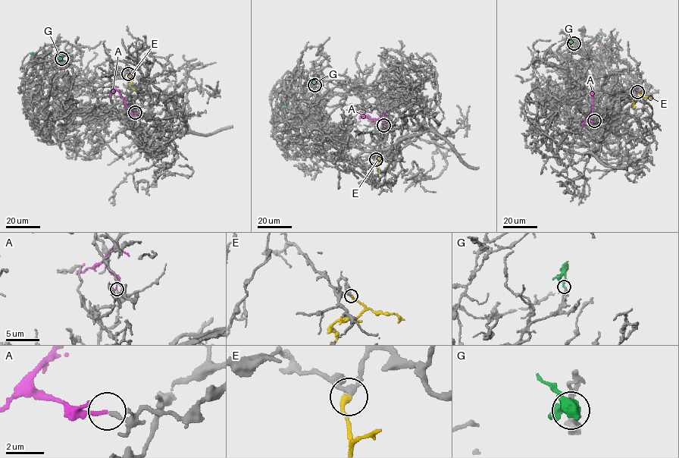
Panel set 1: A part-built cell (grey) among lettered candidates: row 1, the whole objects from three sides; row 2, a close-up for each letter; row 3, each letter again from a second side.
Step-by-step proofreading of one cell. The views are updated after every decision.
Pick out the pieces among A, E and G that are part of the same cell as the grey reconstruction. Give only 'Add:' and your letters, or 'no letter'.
Add: A, E

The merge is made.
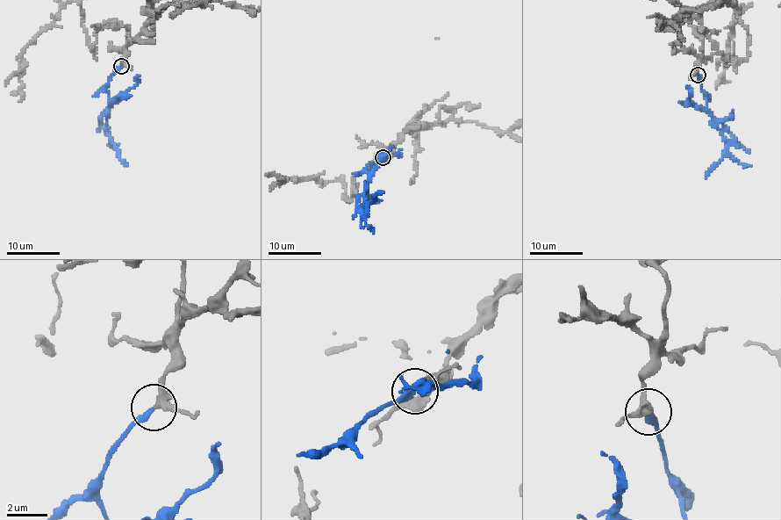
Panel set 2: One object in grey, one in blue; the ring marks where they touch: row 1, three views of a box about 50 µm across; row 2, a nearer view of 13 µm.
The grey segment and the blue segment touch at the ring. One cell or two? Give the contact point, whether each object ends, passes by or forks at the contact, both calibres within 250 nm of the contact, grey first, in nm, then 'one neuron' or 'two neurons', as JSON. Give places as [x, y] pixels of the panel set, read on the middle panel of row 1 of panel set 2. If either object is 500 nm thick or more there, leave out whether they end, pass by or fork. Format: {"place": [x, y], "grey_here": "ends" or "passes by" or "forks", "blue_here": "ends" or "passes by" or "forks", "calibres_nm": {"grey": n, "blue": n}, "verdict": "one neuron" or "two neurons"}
{"place": [383, 157], "grey_here": "passes by", "blue_here": "ends", "calibres_nm": {"grey": 320, "blue": 280}, "verdict": "one neuron"}

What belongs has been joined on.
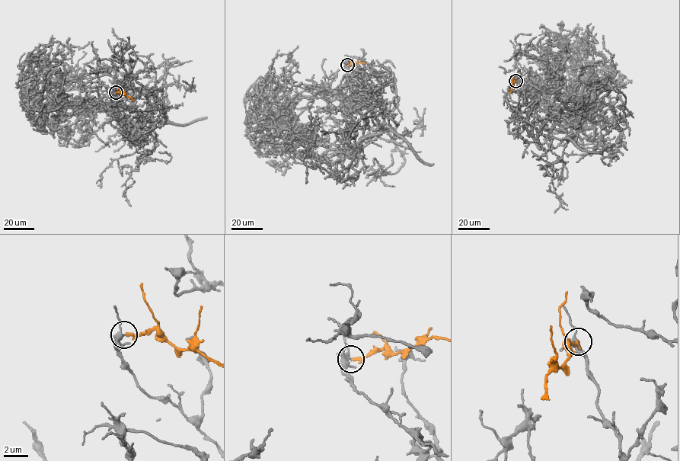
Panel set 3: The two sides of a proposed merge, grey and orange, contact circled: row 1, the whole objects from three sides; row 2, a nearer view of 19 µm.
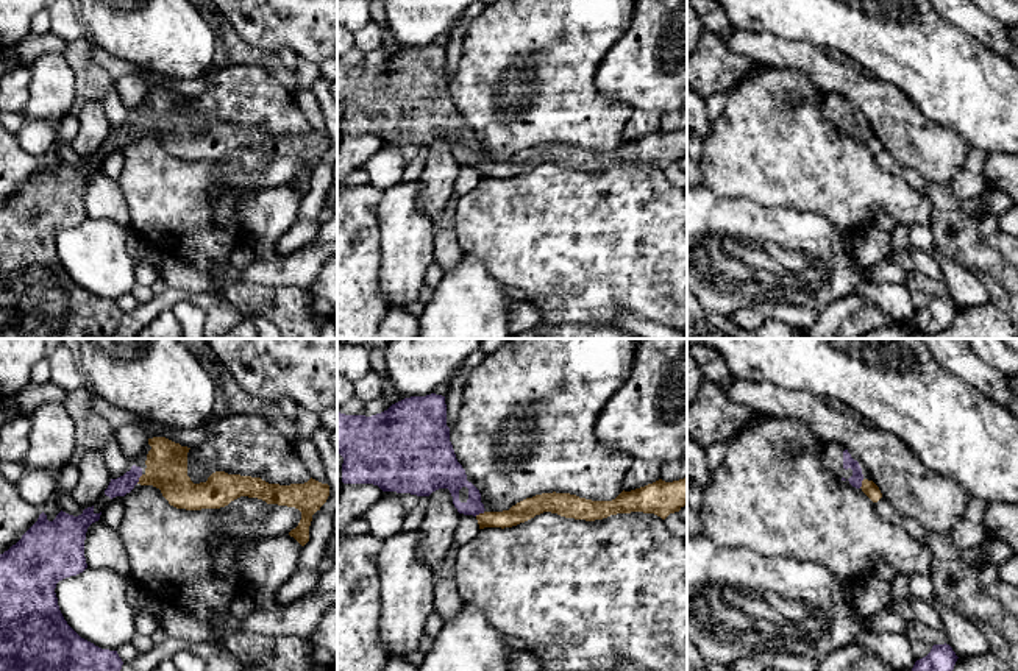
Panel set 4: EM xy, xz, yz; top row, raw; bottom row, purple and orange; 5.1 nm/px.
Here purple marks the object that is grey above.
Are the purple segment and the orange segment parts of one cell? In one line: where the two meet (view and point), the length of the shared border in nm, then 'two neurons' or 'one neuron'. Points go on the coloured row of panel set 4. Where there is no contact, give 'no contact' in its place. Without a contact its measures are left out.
xy (138, 479) | 60 nm | one neuron

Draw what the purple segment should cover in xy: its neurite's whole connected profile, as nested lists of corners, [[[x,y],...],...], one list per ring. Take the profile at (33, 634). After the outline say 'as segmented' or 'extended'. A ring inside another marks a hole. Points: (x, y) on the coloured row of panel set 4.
[[[94,506],[73,517],[59,512],[53,521],[42,512],[37,521],[0,554],[0,671],[120,671],[117,651],[101,649],[81,638],[64,620],[56,584],[87,568],[87,527],[100,520]]]; as segmented

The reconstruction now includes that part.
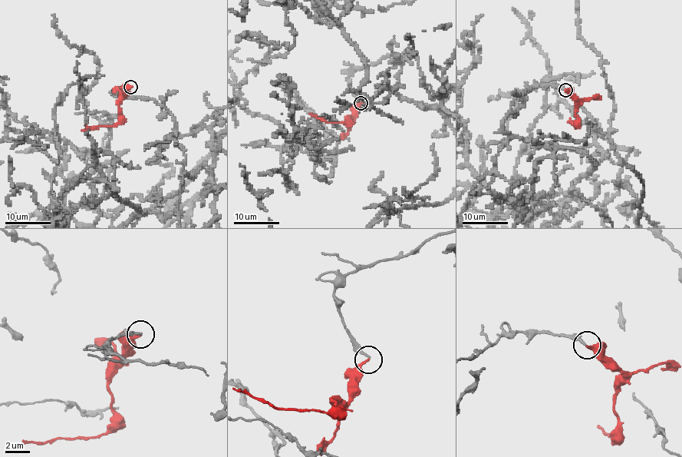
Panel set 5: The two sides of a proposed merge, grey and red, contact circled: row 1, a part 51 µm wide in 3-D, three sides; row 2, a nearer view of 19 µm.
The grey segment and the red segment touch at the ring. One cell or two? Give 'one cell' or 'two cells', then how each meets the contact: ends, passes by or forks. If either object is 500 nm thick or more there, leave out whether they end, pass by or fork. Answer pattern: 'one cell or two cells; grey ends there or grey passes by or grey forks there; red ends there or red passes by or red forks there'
two cells; grey ends there; red ends there

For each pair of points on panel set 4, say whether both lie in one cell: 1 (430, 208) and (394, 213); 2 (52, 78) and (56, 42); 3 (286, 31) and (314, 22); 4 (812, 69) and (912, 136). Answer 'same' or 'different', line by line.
1: different
2: different
3: same
4: same

